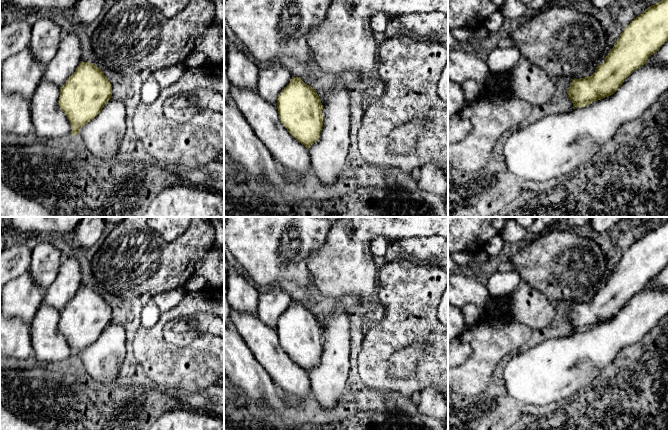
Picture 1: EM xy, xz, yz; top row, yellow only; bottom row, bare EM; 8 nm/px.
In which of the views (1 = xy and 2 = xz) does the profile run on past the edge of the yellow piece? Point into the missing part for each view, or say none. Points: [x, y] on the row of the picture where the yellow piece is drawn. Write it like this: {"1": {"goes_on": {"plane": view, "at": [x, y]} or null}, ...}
{"1": {"goes_on": null}, "2": {"goes_on": null}}

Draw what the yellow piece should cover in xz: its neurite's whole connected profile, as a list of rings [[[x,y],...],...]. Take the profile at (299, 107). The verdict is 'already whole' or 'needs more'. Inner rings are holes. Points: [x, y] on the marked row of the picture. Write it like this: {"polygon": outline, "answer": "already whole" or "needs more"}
{"polygon": [[[292,77],[276,105],[283,126],[309,149],[319,139],[323,127],[323,105],[317,92],[300,77]]], "answer": "already whole"}

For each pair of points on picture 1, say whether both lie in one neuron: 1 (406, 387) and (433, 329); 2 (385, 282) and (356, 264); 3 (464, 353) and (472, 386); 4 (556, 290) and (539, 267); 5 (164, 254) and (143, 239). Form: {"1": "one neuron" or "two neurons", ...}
{"1": "one neuron", "2": "two neurons", "3": "two neurons", "4": "one neuron", "5": "one neuron"}

